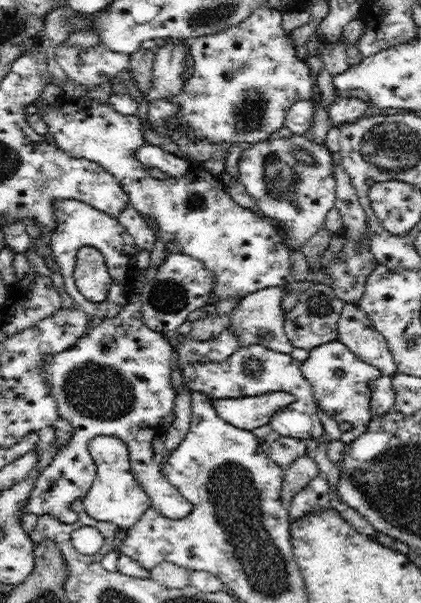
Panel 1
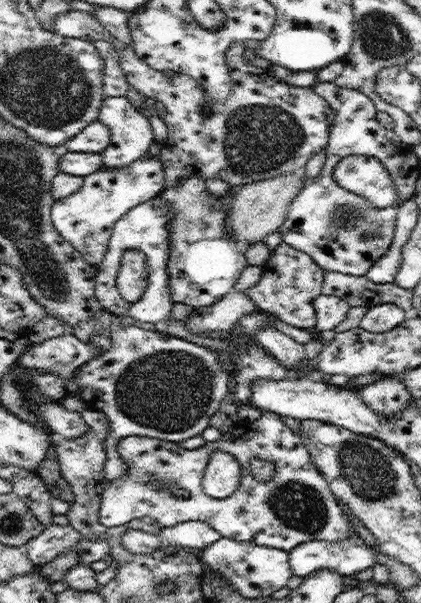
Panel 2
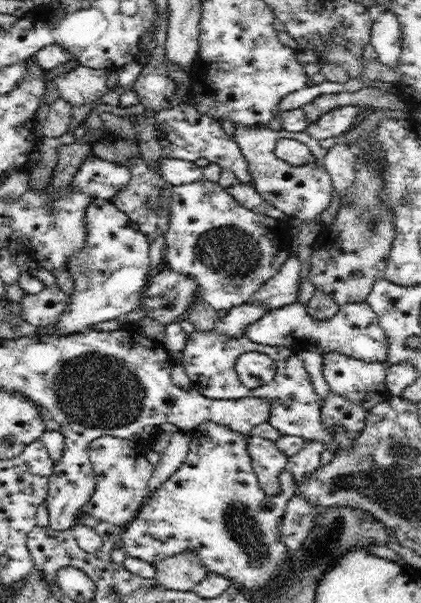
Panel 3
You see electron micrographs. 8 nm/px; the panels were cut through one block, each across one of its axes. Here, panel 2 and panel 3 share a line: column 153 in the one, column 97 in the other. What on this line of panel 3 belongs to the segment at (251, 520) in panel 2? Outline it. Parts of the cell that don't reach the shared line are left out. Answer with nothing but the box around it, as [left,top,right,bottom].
[81,435,155,528]

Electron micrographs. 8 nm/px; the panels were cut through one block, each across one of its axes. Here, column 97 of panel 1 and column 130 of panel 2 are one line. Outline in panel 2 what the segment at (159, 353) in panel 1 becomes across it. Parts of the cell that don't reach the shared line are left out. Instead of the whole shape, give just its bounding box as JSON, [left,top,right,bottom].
[26,310,230,482]

